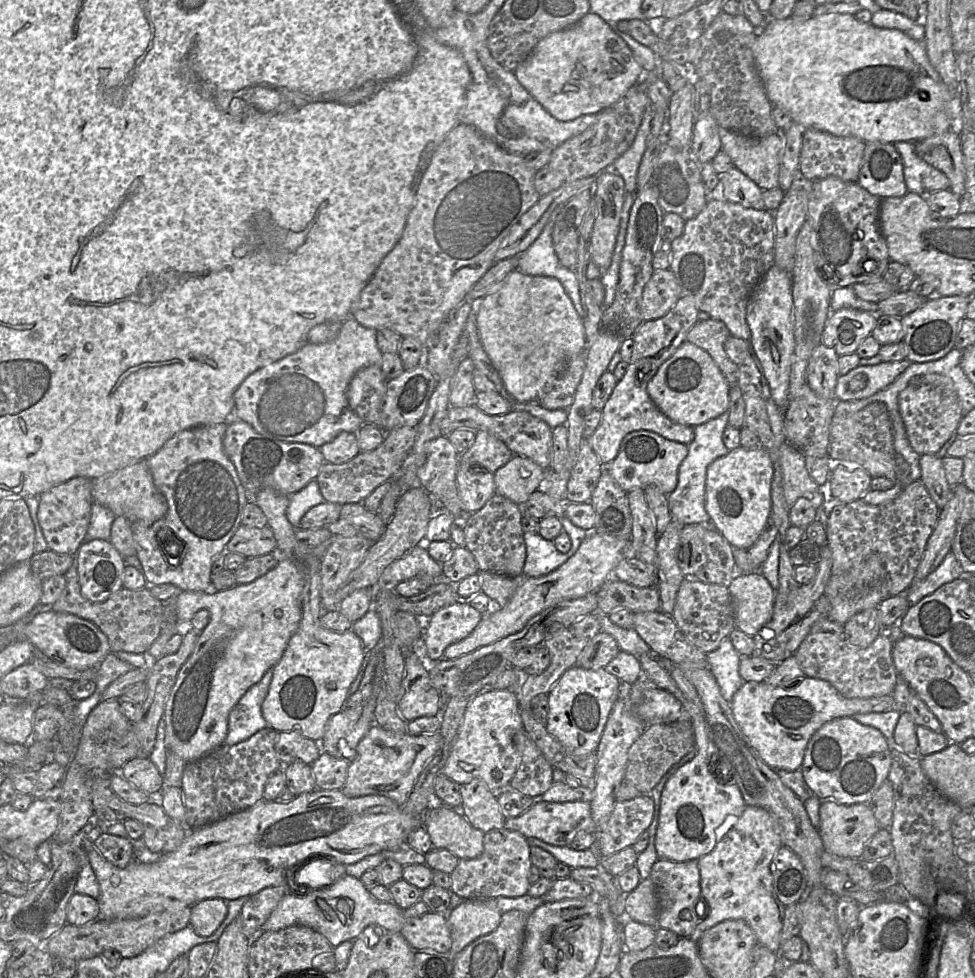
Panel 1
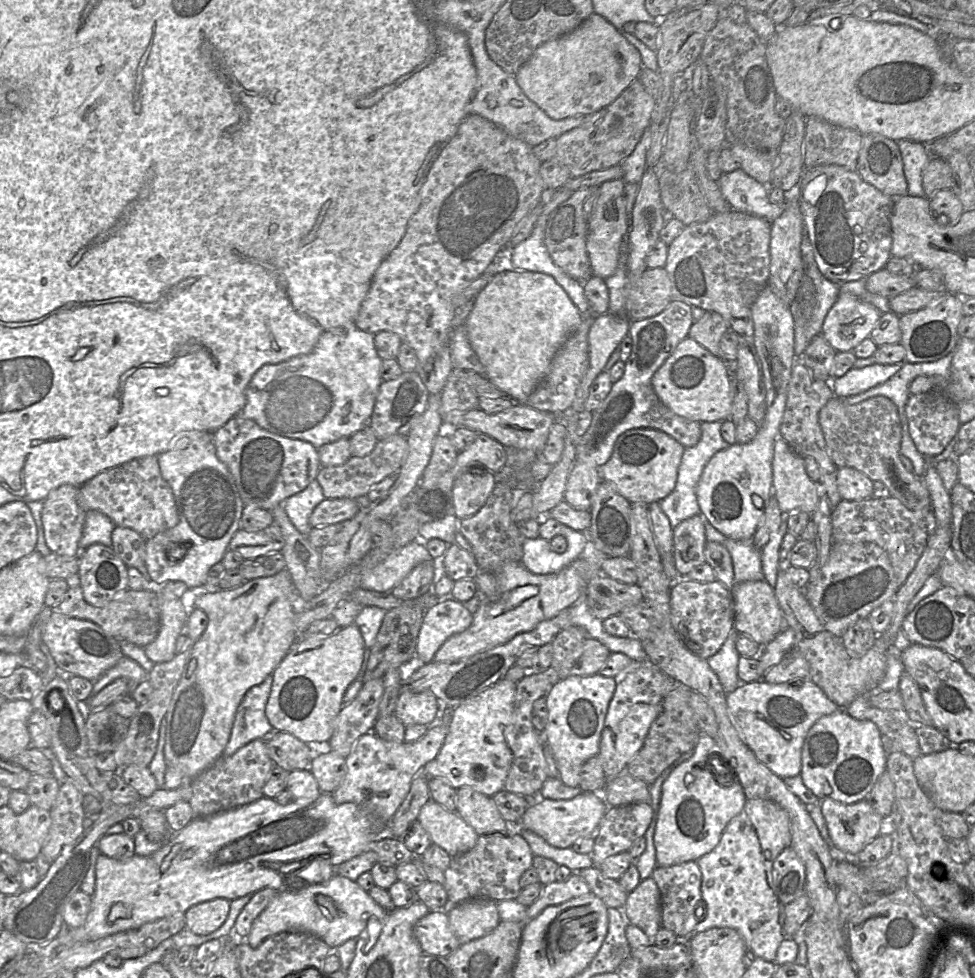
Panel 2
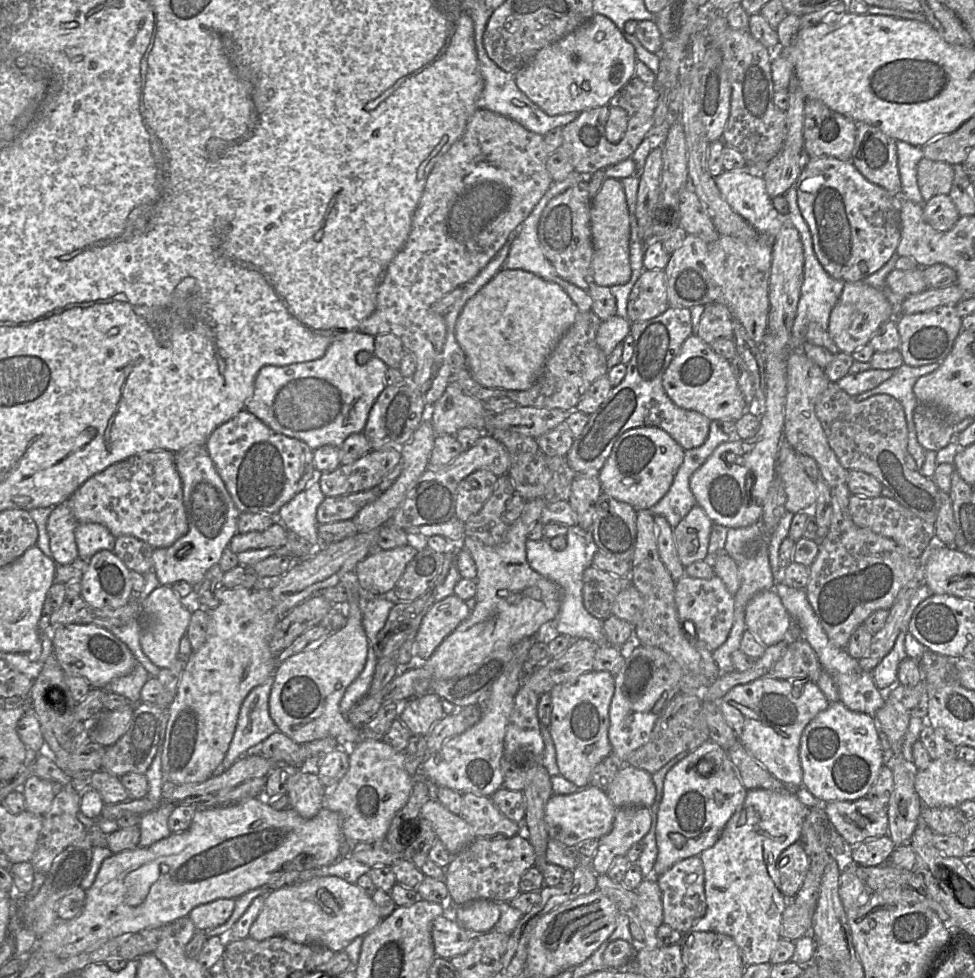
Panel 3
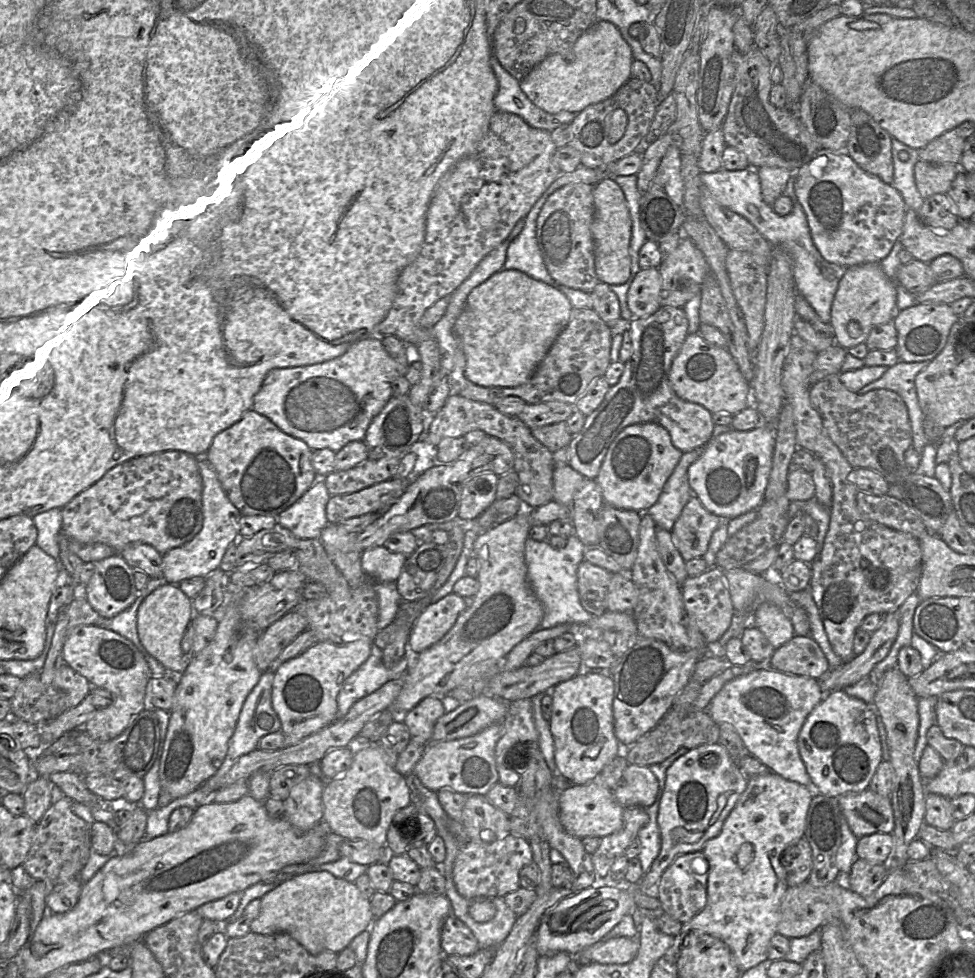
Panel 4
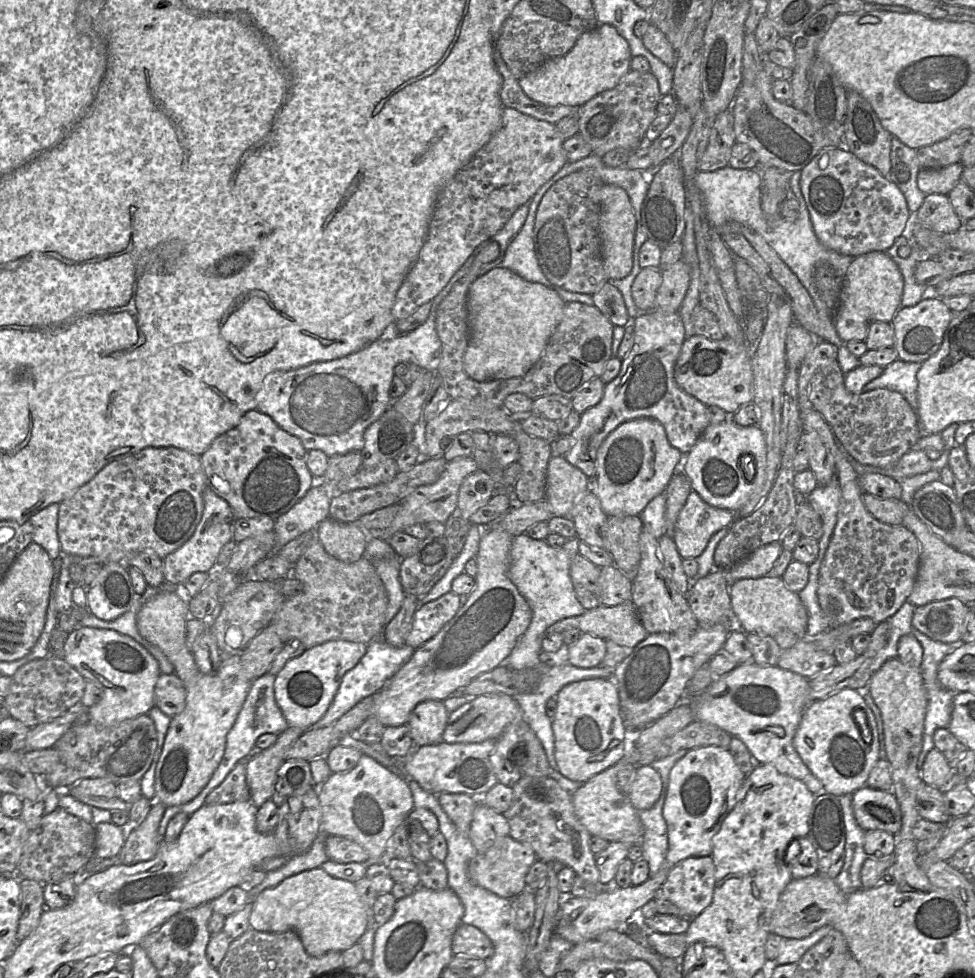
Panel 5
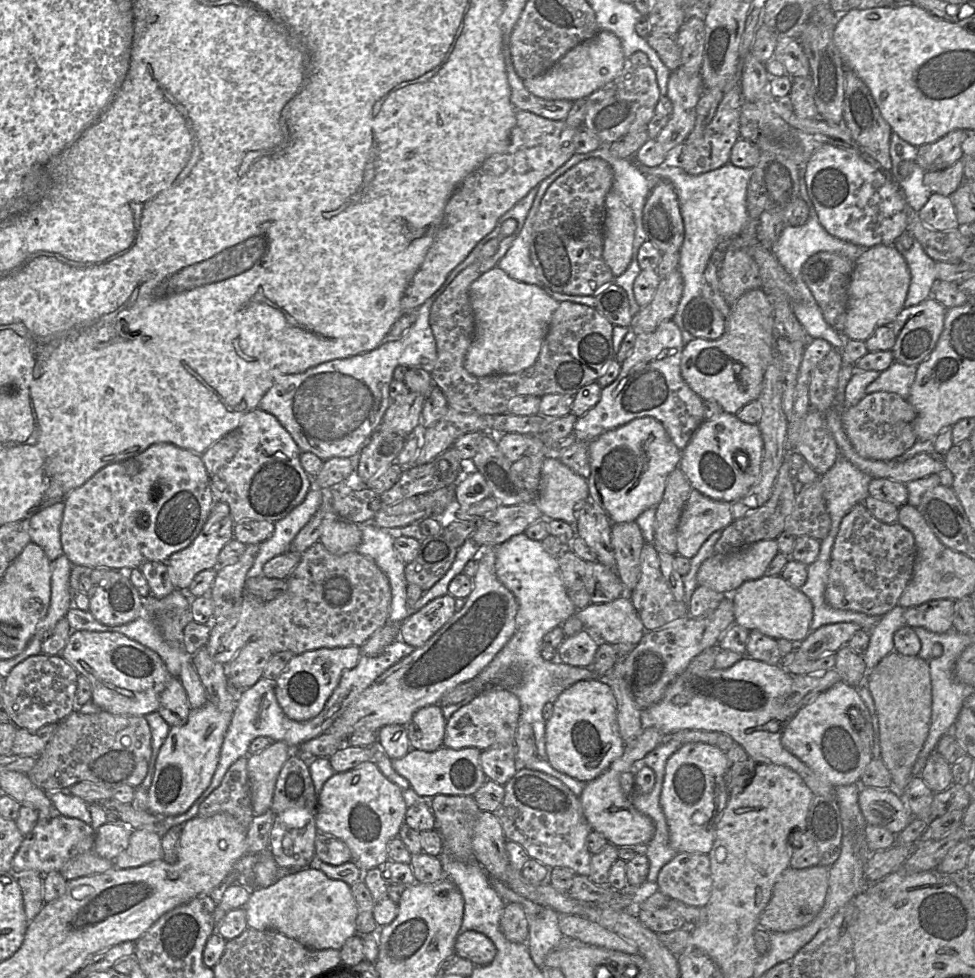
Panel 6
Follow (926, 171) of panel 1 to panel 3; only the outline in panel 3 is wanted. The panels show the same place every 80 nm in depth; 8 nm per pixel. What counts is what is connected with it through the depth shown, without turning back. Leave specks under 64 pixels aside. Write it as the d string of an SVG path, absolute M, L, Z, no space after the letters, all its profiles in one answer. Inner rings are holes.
M896 141L898 154L898 169L901 180L900 198L924 205L925 201L917 183L917 166L924 158L922 147L911 145L904 141Z

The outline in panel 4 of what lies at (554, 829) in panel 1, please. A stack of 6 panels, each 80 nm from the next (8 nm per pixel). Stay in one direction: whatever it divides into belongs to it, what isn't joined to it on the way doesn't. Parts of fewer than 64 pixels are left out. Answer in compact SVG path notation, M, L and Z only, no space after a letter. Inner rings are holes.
M598 780L583 785L572 784L559 790L559 819L564 829L572 836L605 837L621 829L624 808L615 800L613 791Z

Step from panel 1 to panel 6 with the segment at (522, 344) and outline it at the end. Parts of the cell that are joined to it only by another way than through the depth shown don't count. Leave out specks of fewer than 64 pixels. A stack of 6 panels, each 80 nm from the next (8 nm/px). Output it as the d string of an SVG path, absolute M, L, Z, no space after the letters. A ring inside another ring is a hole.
M498 267L471 284L470 302L475 330L464 368L476 377L515 374L531 367L540 354L553 313L560 304L540 287L516 281Z

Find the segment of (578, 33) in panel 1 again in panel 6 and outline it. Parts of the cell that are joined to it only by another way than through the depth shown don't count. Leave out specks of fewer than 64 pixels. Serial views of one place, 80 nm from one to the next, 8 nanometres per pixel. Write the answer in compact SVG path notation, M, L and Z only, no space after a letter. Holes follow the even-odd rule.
M600 30L592 38L568 51L544 74L523 80L525 88L533 95L546 100L588 98L618 77L627 65L620 39L608 30Z

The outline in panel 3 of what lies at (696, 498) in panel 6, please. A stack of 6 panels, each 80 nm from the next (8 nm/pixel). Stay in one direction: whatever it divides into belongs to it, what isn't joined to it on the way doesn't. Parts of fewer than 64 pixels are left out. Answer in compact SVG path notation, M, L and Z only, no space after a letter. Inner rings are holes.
M696 505L673 529L678 558L685 568L707 558L713 525L703 508Z

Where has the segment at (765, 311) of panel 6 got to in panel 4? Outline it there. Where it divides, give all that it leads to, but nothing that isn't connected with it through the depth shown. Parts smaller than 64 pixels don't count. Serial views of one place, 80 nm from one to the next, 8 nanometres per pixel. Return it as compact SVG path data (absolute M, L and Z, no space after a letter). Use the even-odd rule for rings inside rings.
M699 333L688 334L674 358L669 380L675 393L682 399L700 404L711 413L730 415L752 405L751 384L741 373L727 348L707 342Z

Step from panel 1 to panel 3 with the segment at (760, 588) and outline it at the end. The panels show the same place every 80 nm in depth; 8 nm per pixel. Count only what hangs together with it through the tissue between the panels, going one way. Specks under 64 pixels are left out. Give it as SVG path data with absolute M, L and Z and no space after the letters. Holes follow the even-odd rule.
M766 590L757 593L746 605L745 625L768 647L789 637L793 619L776 591Z

